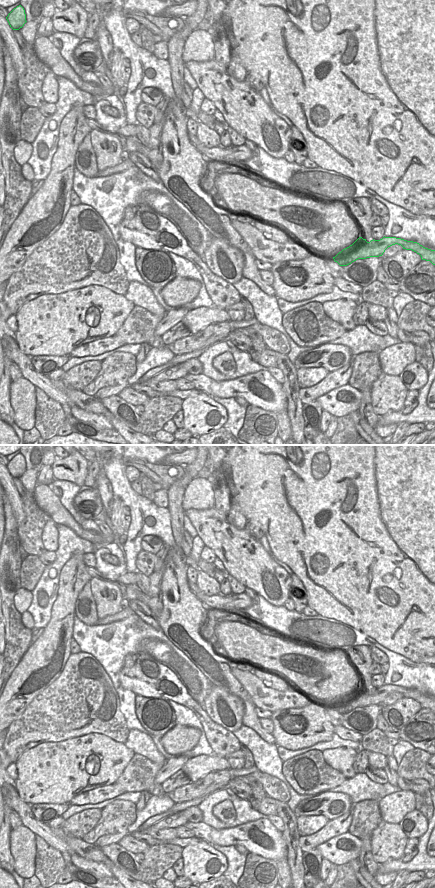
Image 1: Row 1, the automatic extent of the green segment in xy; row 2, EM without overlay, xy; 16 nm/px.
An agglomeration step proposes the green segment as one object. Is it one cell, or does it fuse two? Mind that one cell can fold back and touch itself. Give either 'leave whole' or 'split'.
split

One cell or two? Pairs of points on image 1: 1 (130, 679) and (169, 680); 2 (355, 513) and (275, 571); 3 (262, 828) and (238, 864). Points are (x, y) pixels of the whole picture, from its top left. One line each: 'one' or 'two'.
1: one
2: two
3: two

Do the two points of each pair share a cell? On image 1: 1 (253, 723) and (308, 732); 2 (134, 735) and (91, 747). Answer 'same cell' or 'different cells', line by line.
1: different cells
2: different cells

